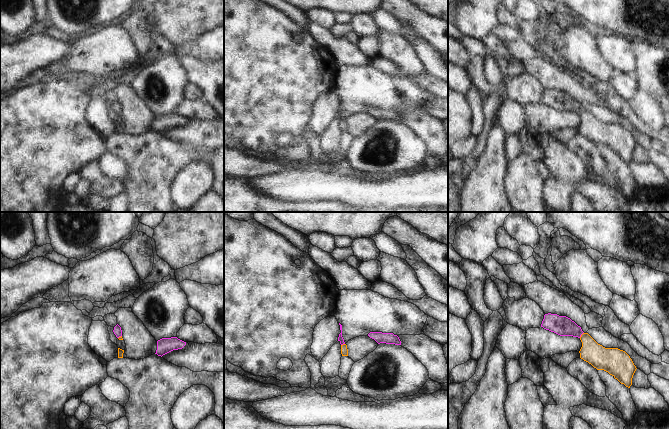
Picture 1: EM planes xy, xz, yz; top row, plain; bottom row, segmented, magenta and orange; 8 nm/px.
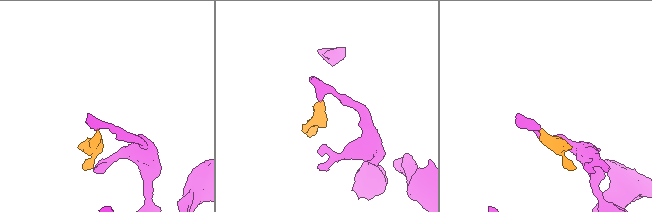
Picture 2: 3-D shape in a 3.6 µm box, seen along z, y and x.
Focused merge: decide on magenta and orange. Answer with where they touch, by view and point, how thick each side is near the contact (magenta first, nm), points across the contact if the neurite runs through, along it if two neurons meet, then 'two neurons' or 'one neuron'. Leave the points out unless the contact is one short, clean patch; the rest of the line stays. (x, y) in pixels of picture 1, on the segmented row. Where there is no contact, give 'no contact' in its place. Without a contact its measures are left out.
meets magenta in yz at (581, 334); 160 nm thick on the magenta side, 190 nm on the other; runs through yz (561, 325), (581, 334), (601, 358); one neuron

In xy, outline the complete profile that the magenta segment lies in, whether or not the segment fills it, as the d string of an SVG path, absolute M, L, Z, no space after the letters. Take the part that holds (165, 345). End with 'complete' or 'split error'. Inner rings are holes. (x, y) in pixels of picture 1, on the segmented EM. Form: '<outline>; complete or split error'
M177 337L162 338L157 341L157 350L155 354L162 357L173 350L182 349L185 345L186 342Z; complete

